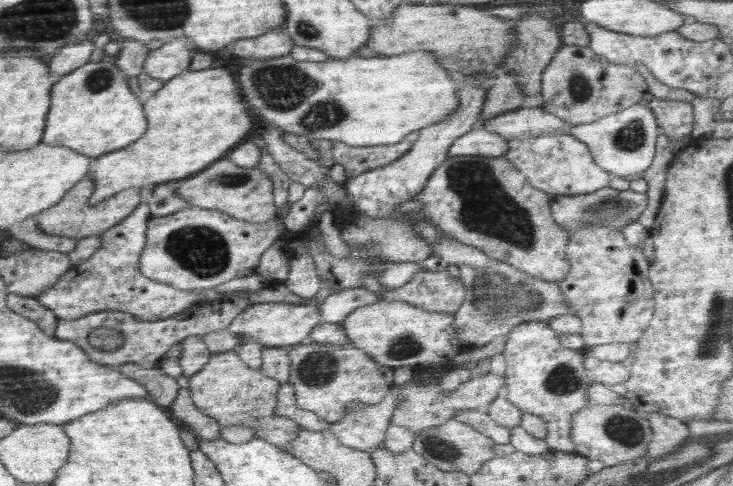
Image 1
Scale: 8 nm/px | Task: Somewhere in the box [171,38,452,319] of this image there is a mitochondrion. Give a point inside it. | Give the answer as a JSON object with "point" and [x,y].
{"point":[255,75]}

